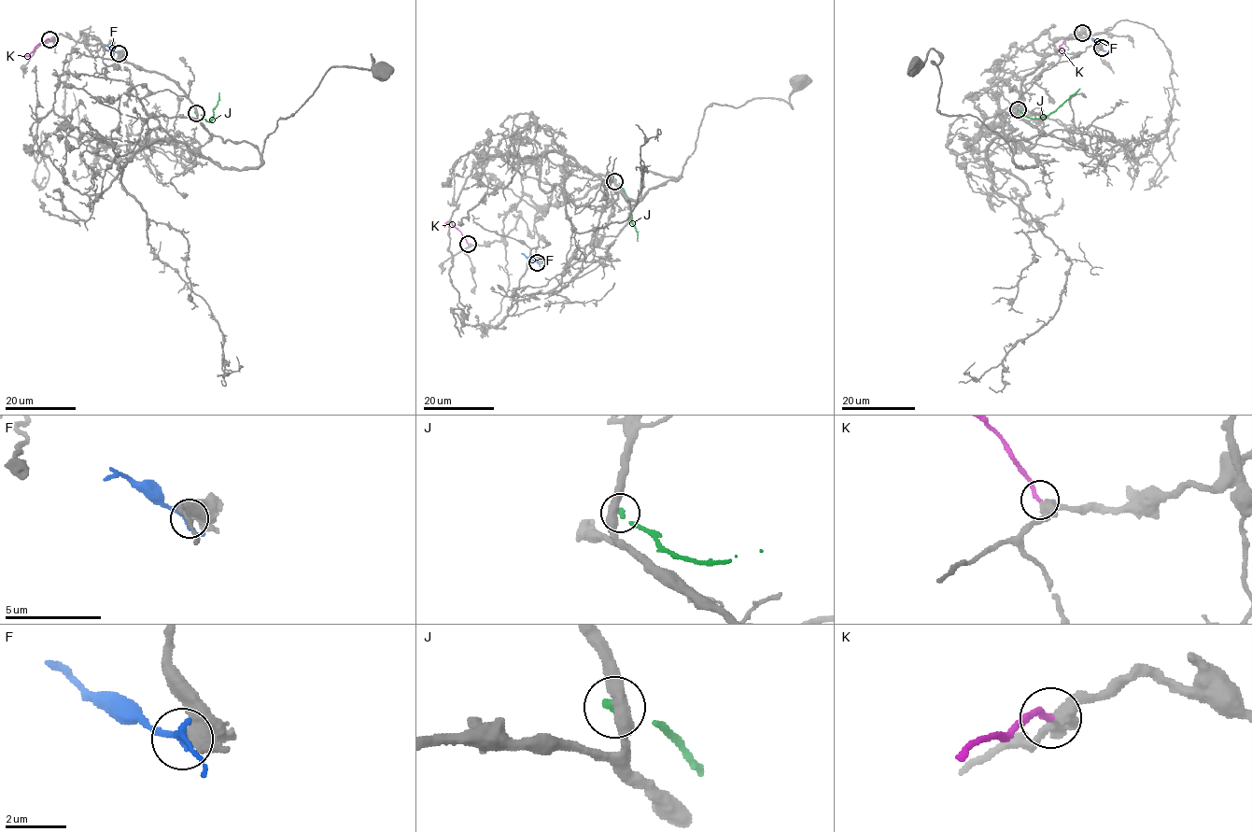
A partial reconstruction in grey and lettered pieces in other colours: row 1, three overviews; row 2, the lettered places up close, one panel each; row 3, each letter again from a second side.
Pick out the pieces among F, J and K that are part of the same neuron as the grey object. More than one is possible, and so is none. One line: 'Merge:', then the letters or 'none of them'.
Merge: K

